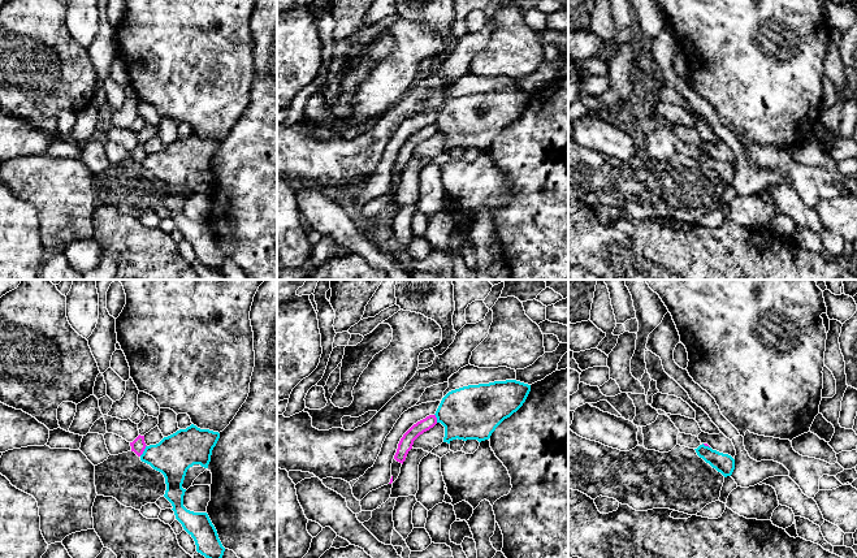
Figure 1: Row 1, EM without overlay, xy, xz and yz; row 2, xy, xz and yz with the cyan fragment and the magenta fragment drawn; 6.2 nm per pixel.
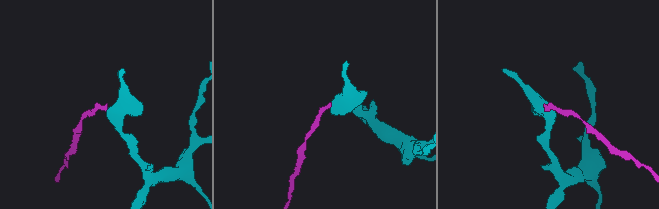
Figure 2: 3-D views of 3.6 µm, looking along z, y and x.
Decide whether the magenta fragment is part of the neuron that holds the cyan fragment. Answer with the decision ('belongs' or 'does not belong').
does not belong

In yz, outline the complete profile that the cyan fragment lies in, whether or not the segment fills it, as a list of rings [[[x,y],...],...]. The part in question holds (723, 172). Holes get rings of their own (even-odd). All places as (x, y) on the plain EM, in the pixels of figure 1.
[[[704,152],[694,159],[700,166],[720,181],[724,186],[732,183],[735,178],[735,168],[731,164],[713,159]]]

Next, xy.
[[[191,133],[186,138],[164,146],[159,152],[146,155],[140,169],[165,186],[164,206],[172,212],[176,228],[194,247],[196,260],[211,269],[221,269],[225,256],[207,221],[194,221],[183,215],[186,198],[182,196],[186,181],[194,173],[208,177],[212,159],[220,147],[218,140],[200,138]]]

